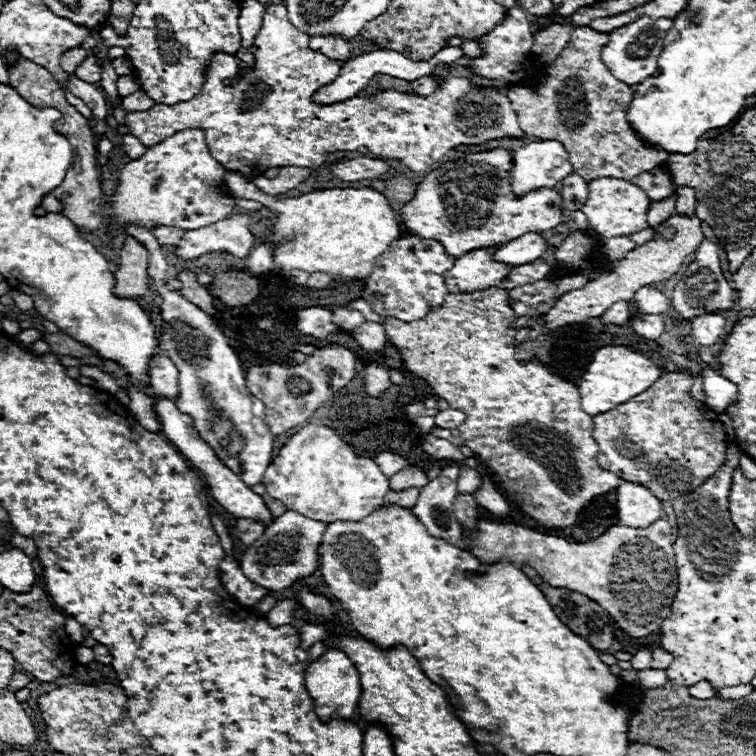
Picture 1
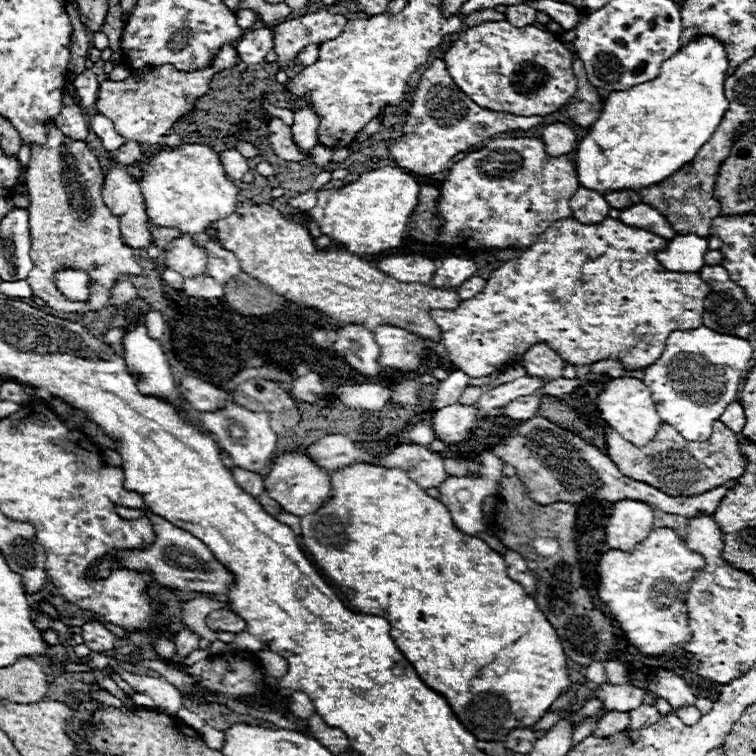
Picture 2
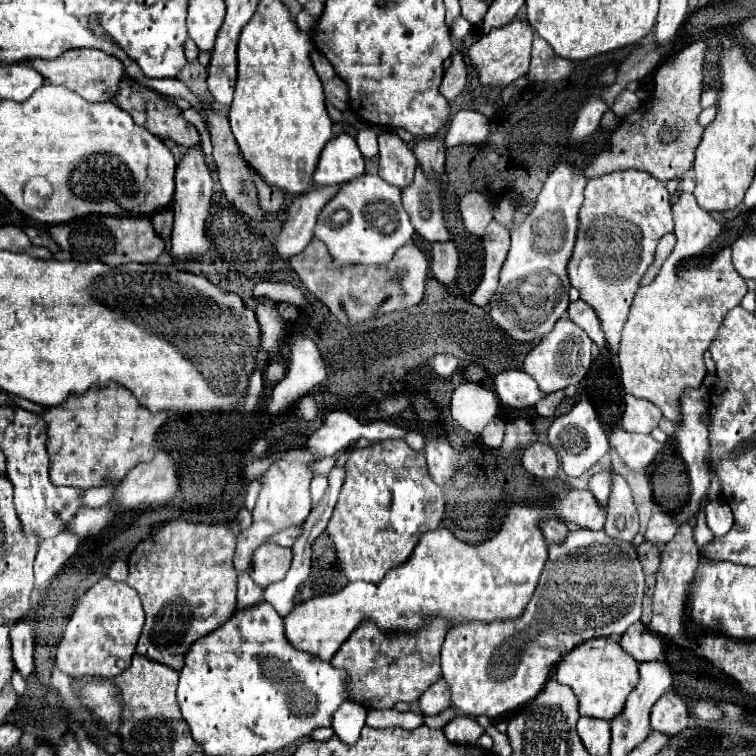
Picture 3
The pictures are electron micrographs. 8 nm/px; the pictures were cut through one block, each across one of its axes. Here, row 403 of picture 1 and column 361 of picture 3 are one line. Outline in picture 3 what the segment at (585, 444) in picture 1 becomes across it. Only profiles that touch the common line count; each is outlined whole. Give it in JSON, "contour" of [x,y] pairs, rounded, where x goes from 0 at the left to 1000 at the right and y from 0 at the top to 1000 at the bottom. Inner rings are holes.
{"contour":[[[533,581],[500,582],[481,593],[466,593],[455,619],[455,643],[431,704],[463,770],[503,770],[516,751],[540,741],[553,706],[574,701],[585,690],[587,648],[569,632],[563,601],[550,601]]]}

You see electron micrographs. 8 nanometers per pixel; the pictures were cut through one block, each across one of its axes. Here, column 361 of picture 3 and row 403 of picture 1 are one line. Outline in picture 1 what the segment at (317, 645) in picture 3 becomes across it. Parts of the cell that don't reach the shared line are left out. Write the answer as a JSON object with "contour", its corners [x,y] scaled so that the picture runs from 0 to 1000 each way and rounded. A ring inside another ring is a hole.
{"contour":[[[799,458],[788,466],[786,479],[780,479],[775,495],[765,505],[765,516],[770,521],[770,542],[775,542],[775,548],[780,550],[807,545],[815,537],[857,516],[873,497],[876,489],[860,474],[852,474],[849,468],[828,458]]]}

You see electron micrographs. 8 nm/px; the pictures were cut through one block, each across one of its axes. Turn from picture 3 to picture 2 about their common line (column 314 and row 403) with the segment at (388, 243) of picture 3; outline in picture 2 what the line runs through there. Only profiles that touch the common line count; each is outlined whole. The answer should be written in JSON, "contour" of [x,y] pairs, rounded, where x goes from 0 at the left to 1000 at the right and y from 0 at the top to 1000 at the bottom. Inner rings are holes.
{"contour":[[[304,532],[286,545],[267,545],[265,561],[272,571],[278,571],[286,587],[310,608],[310,616],[344,627],[357,614],[360,601],[365,595],[368,577],[365,571],[360,571],[352,545],[333,545],[333,542],[320,540],[312,532]]]}

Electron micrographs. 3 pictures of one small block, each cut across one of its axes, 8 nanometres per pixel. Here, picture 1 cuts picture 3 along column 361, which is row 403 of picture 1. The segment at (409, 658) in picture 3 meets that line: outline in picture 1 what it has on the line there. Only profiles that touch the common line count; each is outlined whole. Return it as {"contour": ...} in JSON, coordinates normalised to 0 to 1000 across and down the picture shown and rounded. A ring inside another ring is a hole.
{"contour":[[[881,492],[860,516],[844,521],[844,526],[836,526],[833,532],[802,545],[786,550],[786,579],[794,590],[794,616],[817,627],[823,635],[831,638],[849,638],[849,643],[860,643],[865,653],[876,661],[892,661],[902,653],[910,653],[921,648],[934,632],[944,630],[960,611],[960,590],[963,577],[955,566],[955,558],[950,556],[950,548],[942,545],[931,532],[923,532],[910,524],[913,513],[913,497],[897,495],[897,492]]]}

